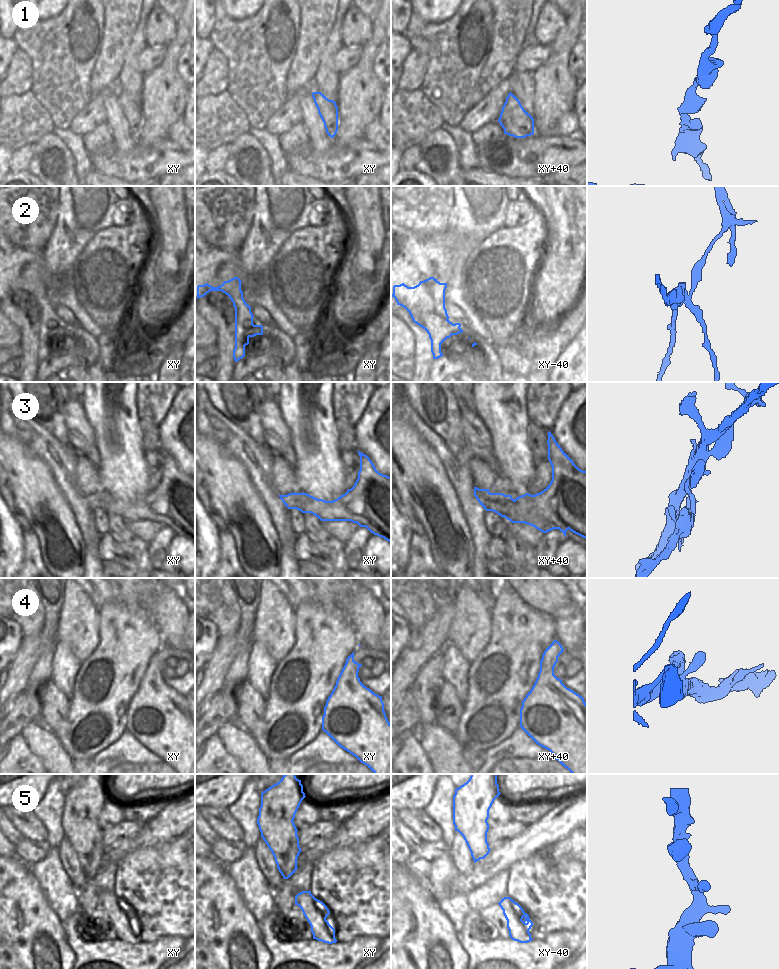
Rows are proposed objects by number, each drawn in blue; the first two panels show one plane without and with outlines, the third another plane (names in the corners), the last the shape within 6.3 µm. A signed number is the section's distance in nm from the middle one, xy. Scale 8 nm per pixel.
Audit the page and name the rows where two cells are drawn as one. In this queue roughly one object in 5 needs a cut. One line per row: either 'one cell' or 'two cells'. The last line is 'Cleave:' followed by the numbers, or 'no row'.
1: one cell
2: two cells
3: two cells
4: one cell
5: one cell
Cleave: 2, 3

